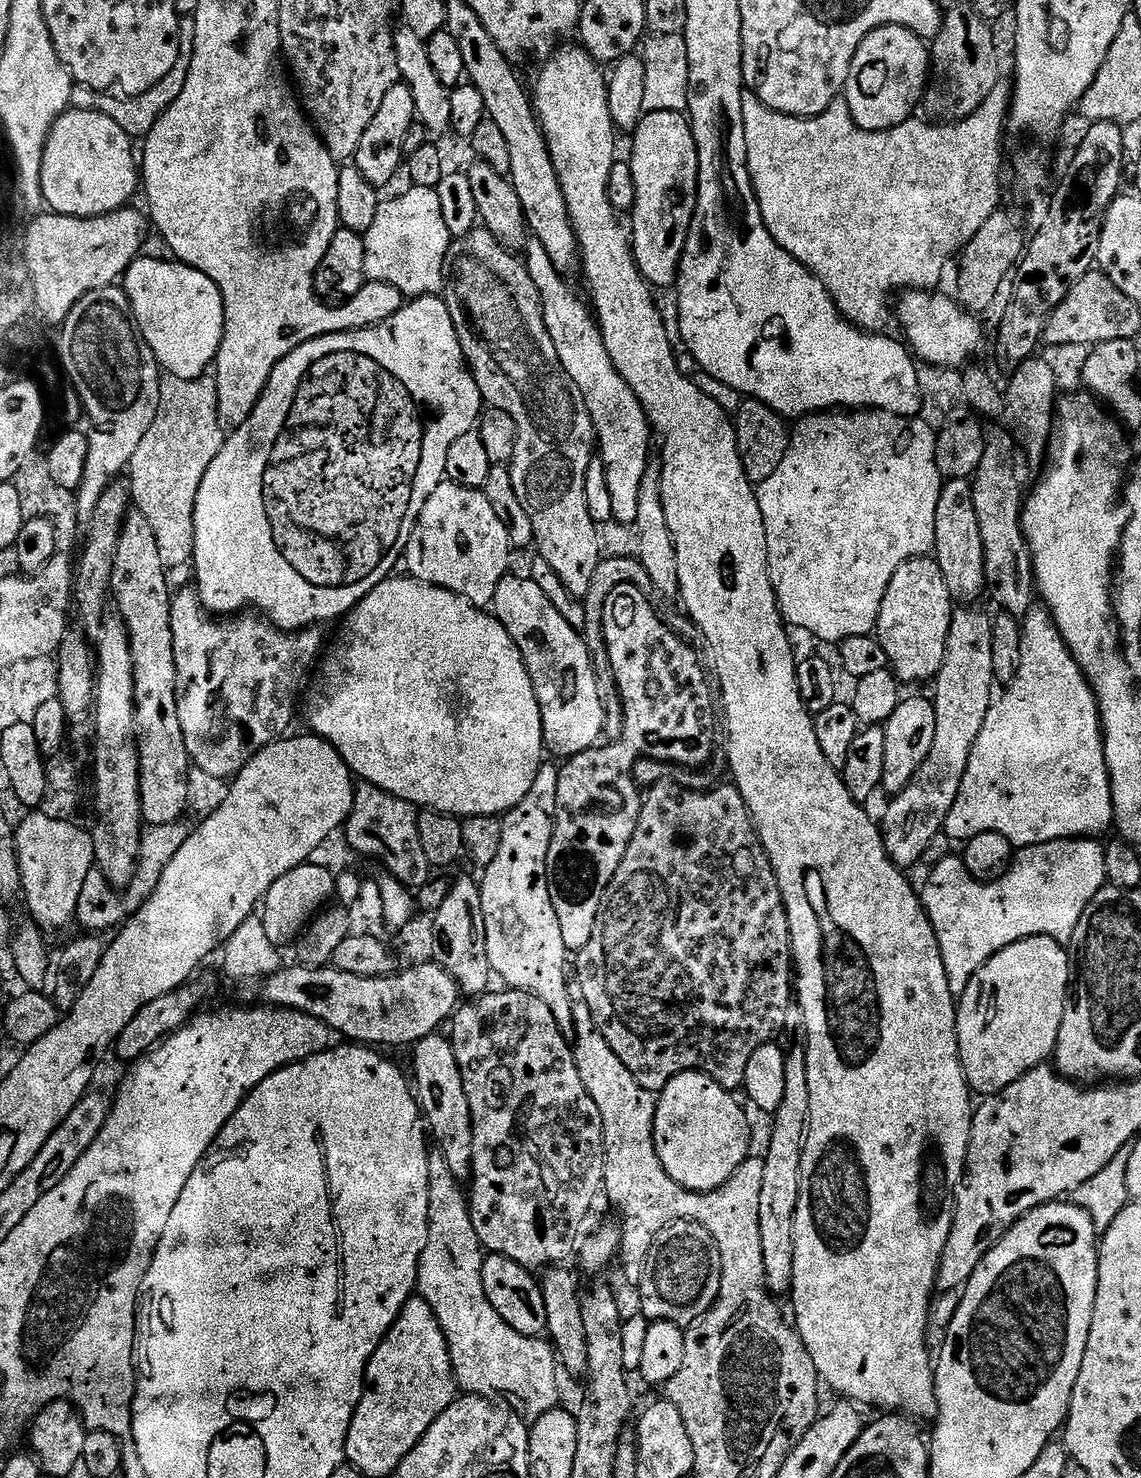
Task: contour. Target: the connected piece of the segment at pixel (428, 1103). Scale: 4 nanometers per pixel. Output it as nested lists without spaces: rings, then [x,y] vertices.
[[[433,1034],[419,1041],[414,1051],[416,1051],[412,1056],[412,1068],[416,1071],[414,1096],[423,1119],[430,1132],[432,1127],[432,1132],[440,1143],[439,1155],[450,1166],[452,1175],[457,1178],[467,1177],[472,1165],[472,1115],[452,1045],[445,1037],[443,1040],[440,1034]]]

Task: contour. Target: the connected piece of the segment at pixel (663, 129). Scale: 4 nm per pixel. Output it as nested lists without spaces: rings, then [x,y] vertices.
[[[670,111],[647,113],[633,132],[631,140],[632,158],[629,158],[628,165],[633,186],[633,202],[629,213],[632,220],[632,240],[630,240],[632,260],[647,283],[670,284],[675,281],[680,255],[691,224],[691,221],[686,219],[686,214],[691,213],[696,202],[697,171],[700,163],[691,124],[683,113]]]

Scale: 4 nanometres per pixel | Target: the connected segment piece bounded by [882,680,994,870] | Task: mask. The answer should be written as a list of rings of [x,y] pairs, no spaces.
[[[984,680],[984,688],[964,688],[964,692],[968,692],[968,696],[964,696],[964,704],[960,704],[960,700],[952,700],[952,696],[934,696],[936,729],[928,756],[921,762],[915,778],[891,797],[892,805],[884,812],[885,822],[892,824],[892,828],[885,827],[882,832],[884,851],[901,870],[907,869],[907,864],[918,863],[920,855],[931,846],[932,839],[941,835],[972,744],[978,736],[980,721],[986,718],[988,706],[994,699],[994,680]]]

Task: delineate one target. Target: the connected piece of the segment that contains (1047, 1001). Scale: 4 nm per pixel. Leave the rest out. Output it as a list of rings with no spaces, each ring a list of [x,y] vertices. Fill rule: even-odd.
[[[1033,936],[1030,940],[1020,940],[1016,944],[1011,944],[1002,949],[998,954],[994,954],[988,959],[976,973],[970,978],[970,982],[965,986],[963,992],[958,996],[958,1007],[956,1010],[957,1040],[960,1047],[961,1062],[965,1068],[965,1077],[968,1079],[969,1089],[973,1093],[981,1092],[981,1097],[987,1098],[995,1096],[997,1092],[1006,1090],[1018,1078],[1022,1078],[1032,1069],[1041,1067],[1045,1063],[1044,1055],[1055,1053],[1056,1039],[1062,1026],[1064,1017],[1064,1006],[1070,996],[1070,956],[1065,945],[1059,939],[1050,936]]]

